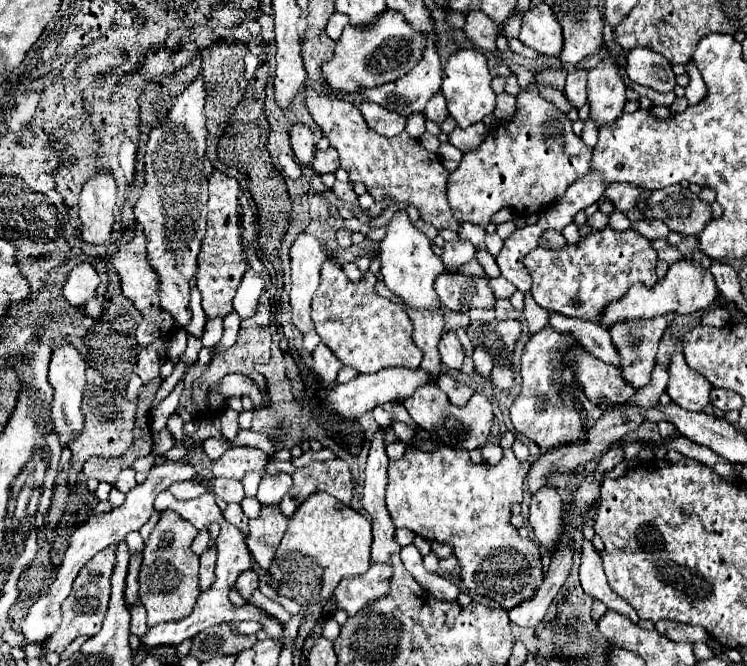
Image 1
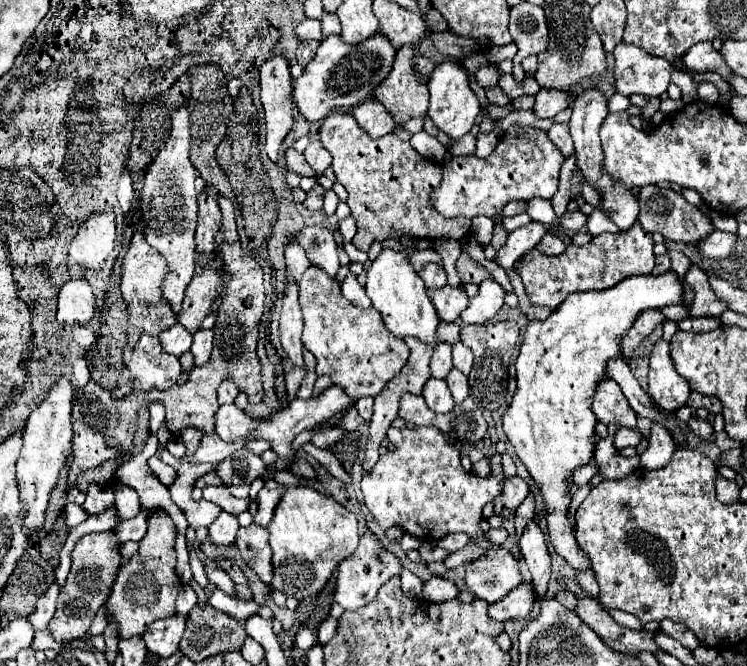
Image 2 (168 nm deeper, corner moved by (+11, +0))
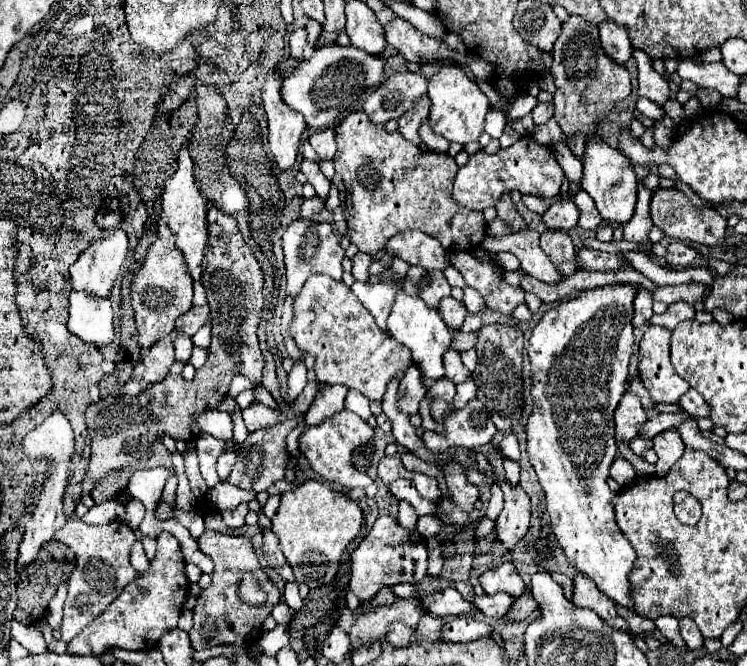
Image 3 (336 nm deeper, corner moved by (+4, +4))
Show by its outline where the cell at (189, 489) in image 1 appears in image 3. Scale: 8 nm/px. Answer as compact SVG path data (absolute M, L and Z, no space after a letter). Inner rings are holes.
M225 451L219 455L217 459L217 473L223 481L227 481L227 475L231 473L231 467L235 465L235 453L233 451Z

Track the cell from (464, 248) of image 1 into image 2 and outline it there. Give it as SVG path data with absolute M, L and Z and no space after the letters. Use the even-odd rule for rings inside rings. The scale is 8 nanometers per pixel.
M428 263L418 275L424 279L426 287L444 287L446 285L446 271L442 269L442 265Z

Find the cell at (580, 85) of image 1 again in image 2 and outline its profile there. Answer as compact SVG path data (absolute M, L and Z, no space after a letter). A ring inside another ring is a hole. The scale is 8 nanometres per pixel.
M540 89L532 111L540 119L552 119L556 113L560 113L566 107L570 107L568 93L564 95L564 91L556 91L556 89Z

